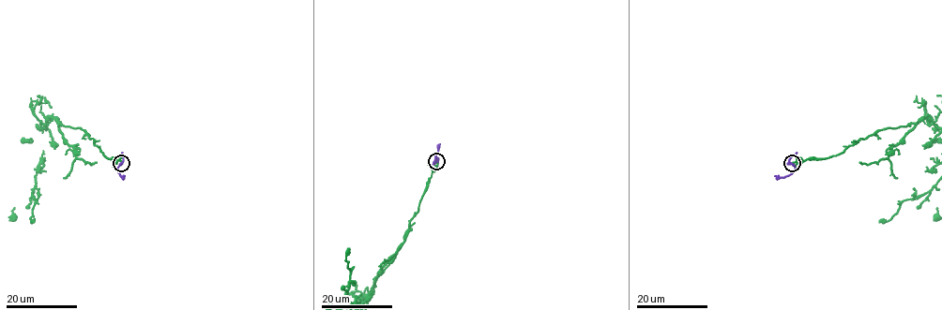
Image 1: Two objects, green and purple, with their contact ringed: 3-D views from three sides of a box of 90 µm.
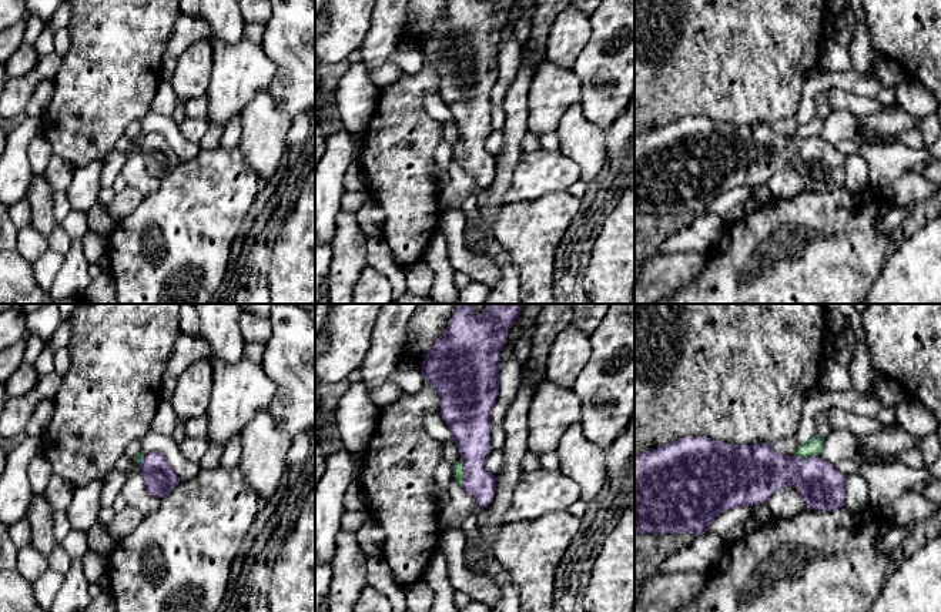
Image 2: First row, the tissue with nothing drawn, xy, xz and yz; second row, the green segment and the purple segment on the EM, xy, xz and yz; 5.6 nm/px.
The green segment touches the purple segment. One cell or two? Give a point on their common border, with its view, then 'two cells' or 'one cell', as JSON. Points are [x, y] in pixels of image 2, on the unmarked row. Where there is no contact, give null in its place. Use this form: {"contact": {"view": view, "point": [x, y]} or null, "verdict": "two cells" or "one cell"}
{"contact": {"view": "xz", "point": [464, 153]}, "verdict": "two cells"}

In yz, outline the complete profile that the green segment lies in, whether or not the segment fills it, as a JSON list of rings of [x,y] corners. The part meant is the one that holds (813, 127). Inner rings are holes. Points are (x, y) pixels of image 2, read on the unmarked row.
[[[814,116],[806,124],[798,126],[794,136],[800,138],[816,137],[821,133],[823,126],[824,126],[824,120],[820,118],[818,116]]]

